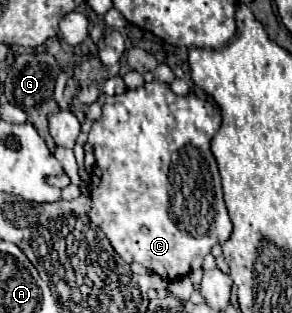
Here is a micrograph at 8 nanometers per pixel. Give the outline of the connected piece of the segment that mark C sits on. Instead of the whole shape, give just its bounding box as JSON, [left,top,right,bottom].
[89,80,231,280]

